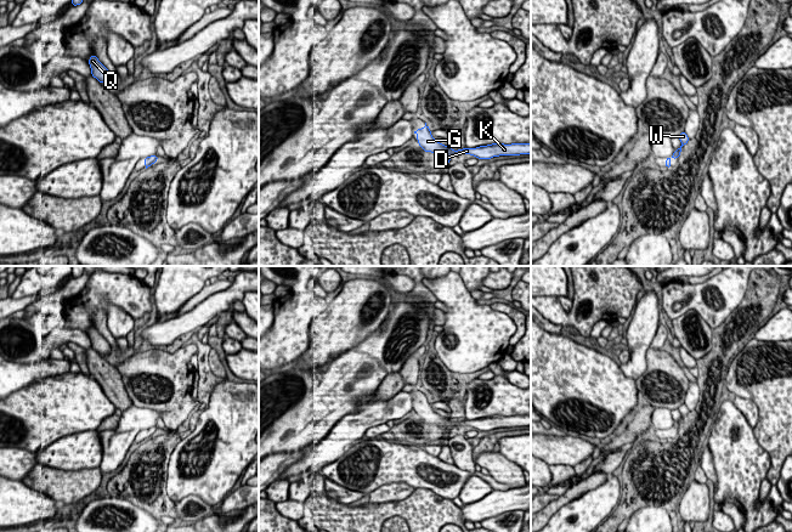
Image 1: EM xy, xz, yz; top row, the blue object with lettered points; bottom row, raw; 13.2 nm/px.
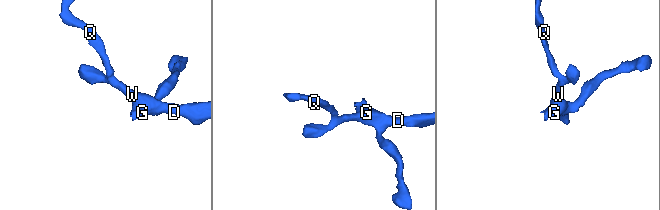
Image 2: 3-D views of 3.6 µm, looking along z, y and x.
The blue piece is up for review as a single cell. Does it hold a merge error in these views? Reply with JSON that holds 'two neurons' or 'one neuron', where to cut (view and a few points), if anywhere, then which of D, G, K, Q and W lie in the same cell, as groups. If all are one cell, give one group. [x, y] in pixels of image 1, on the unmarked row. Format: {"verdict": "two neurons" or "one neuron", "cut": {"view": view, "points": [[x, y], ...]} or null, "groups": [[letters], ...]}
{"verdict": "one neuron", "cut": null, "groups": [["D", "G", "K", "Q", "W"]]}

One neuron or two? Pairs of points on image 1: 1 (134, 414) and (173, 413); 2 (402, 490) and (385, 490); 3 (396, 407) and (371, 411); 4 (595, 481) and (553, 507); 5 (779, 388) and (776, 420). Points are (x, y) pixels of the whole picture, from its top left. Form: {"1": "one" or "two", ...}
{"1": "two", "2": "one", "3": "one", "4": "one", "5": "one"}

